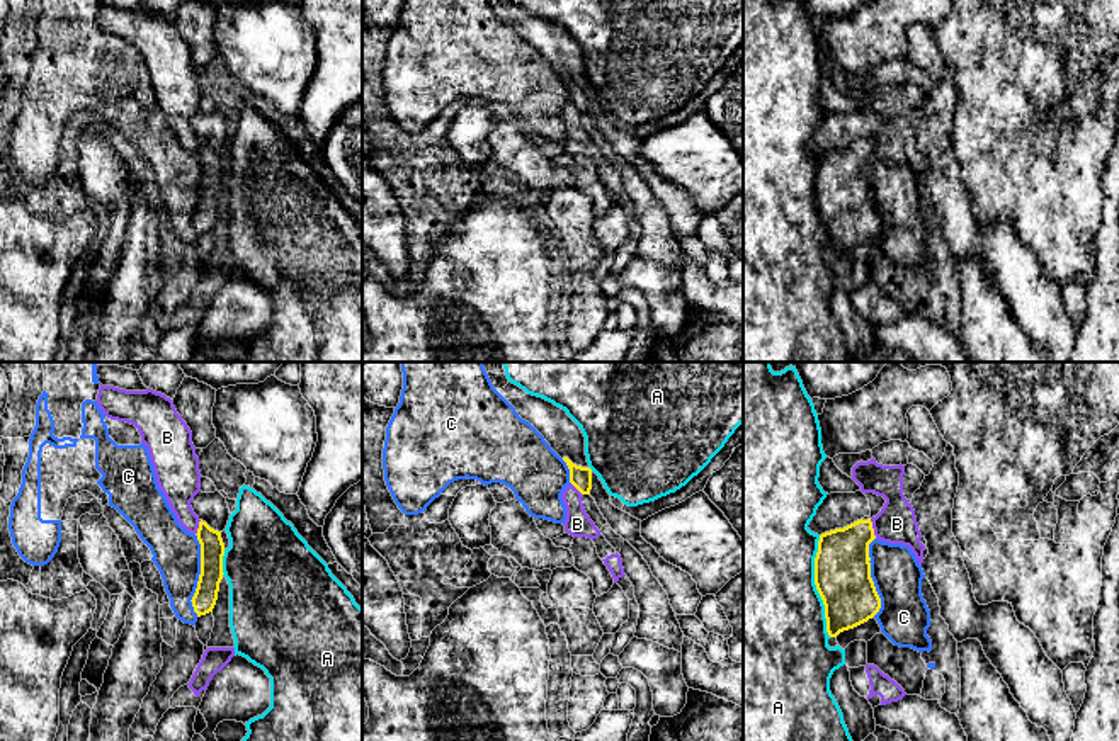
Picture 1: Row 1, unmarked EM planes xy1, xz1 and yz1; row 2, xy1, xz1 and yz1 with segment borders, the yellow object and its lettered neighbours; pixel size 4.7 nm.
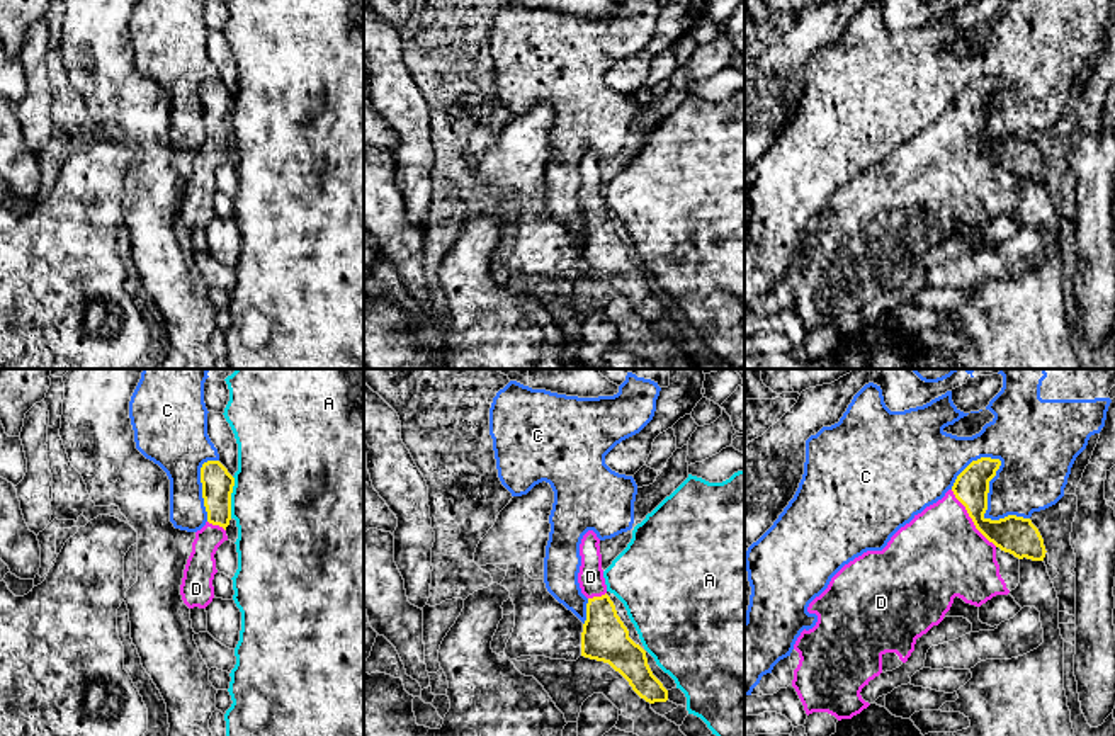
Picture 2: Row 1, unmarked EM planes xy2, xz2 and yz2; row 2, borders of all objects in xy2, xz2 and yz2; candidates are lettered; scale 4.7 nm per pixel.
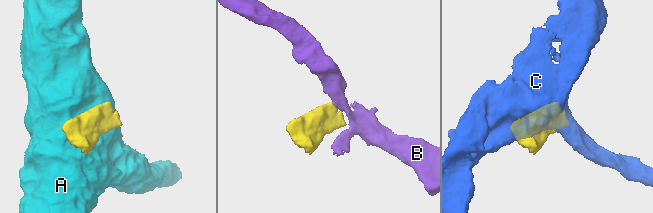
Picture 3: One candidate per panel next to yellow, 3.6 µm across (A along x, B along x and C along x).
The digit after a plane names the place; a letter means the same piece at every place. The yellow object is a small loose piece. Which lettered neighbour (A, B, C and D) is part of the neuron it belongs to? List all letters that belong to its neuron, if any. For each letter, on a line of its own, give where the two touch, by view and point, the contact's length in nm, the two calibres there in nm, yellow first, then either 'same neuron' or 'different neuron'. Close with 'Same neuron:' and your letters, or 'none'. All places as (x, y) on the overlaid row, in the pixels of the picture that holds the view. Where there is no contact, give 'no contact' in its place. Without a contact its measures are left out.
A: contact yz1 (817, 587); length 480 nm; calibres 280 and 500 nm; different neuron
B: contact yz1 (873, 529); length 100 nm; calibres 280 and 190 nm; different neuron
C: contact yz2 (988, 485); length 400 nm; calibres 170 and 340 nm; different neuron
D: contact yz2 (971, 517); length 340 nm; calibres 180 and 420 nm; same neuron
Same neuron: D

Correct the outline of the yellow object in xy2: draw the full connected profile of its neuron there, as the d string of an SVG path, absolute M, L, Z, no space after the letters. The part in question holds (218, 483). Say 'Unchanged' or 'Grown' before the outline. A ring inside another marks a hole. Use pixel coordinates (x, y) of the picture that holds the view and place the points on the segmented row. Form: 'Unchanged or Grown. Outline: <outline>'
Grown. Outline: M207 461L201 467L201 483L207 522L195 532L180 585L182 600L189 609L206 609L214 598L214 554L228 541L235 478L219 461Z

